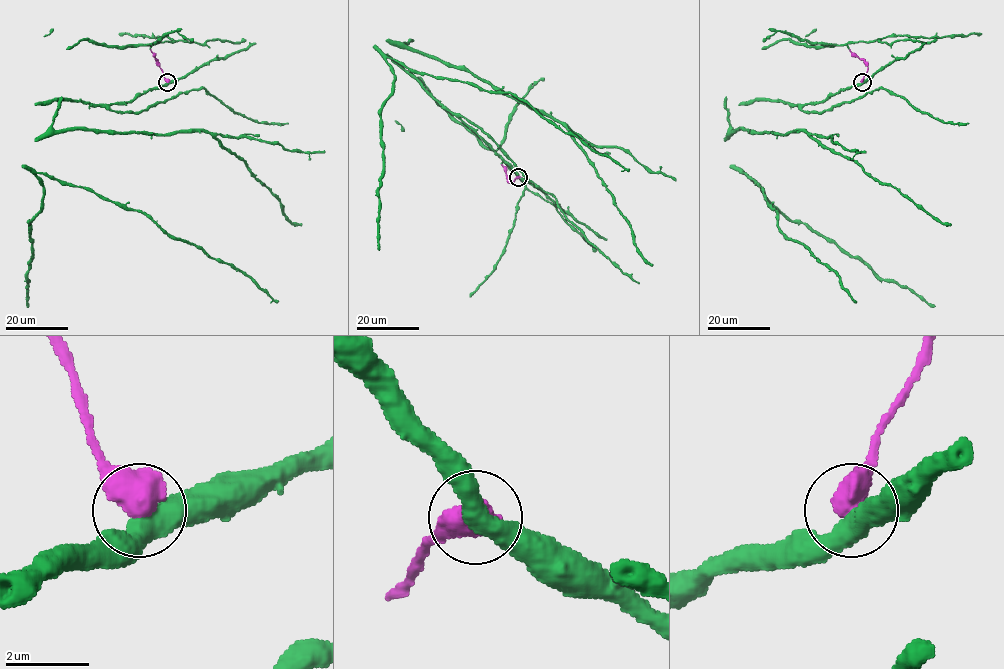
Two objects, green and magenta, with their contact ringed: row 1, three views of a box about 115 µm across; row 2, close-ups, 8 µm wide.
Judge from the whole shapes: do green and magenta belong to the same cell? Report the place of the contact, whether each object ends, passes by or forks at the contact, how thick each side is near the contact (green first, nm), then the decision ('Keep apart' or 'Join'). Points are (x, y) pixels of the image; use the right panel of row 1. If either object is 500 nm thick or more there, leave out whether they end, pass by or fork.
Place: (862, 82). Thickness 480 nm (green) against 700 nm. Join

